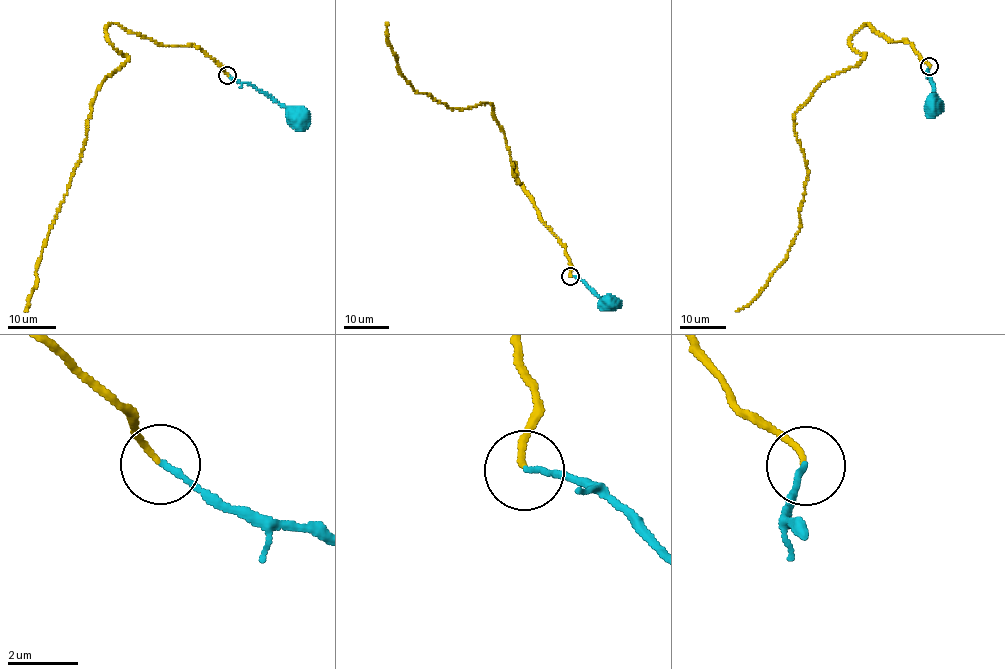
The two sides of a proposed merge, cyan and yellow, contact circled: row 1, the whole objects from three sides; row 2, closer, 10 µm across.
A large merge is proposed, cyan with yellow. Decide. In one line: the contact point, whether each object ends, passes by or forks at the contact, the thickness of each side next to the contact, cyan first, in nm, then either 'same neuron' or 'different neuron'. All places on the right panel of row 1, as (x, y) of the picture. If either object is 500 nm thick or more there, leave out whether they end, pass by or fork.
(929, 66) | cyan ends | yellow ends | 140/140 nm | same neuron

